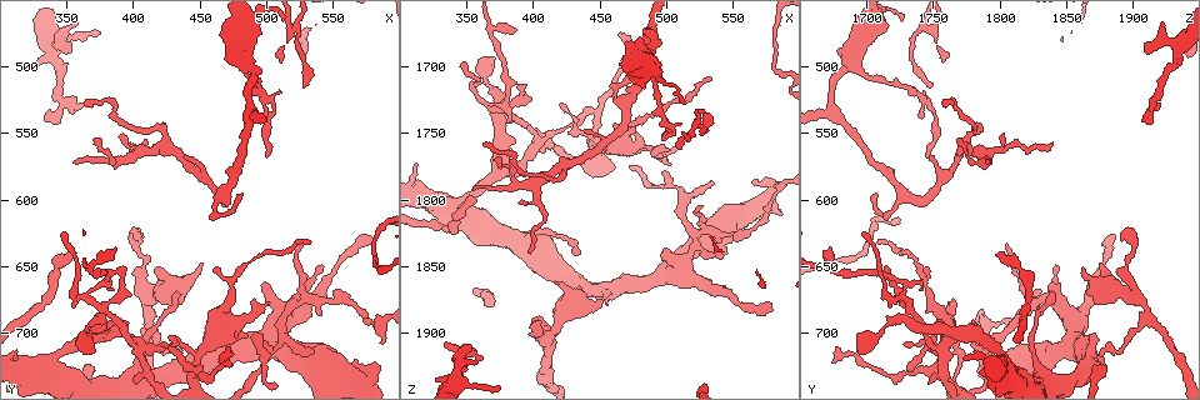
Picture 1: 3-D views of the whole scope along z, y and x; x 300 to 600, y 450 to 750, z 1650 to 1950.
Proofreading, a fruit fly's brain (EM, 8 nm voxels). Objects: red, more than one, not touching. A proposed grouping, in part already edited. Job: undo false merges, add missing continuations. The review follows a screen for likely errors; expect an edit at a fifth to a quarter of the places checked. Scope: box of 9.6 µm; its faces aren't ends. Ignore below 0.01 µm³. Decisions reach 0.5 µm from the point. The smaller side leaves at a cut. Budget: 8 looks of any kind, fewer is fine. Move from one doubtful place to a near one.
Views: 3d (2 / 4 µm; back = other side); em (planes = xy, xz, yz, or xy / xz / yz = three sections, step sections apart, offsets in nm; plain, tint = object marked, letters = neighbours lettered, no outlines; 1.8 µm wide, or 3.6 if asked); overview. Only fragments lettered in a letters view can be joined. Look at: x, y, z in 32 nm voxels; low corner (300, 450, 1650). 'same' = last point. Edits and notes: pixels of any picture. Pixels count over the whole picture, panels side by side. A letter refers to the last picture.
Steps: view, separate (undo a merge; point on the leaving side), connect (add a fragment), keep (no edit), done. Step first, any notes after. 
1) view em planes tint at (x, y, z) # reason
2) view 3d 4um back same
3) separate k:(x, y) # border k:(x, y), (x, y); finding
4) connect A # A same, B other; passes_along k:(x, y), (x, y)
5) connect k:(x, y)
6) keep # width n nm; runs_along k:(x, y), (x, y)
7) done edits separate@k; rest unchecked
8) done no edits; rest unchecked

view em planes letters at (348, 624, 1698) # free end

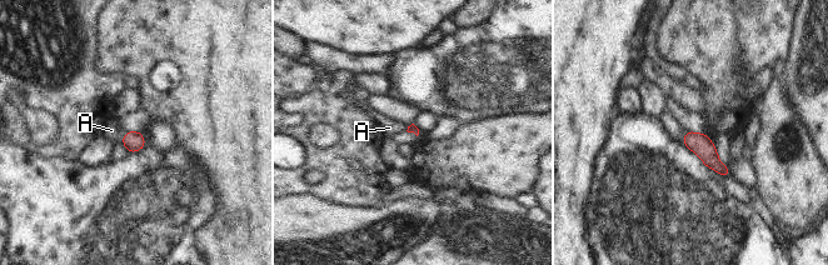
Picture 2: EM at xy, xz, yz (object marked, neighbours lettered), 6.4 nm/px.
connect A # A same; it goes on there

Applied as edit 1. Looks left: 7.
view em xy step 8 tint at (484, 504, 1692) # thick turns thin

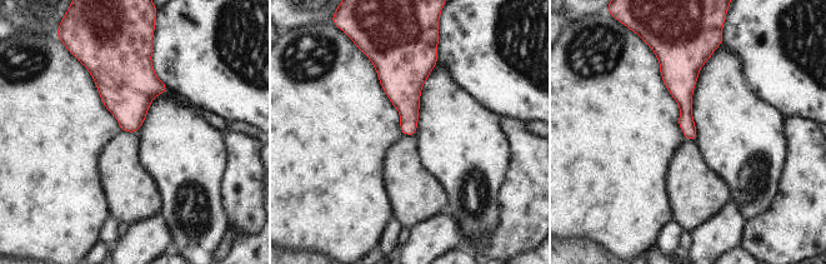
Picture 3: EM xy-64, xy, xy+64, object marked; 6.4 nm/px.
view em planes letters same # cut it another way

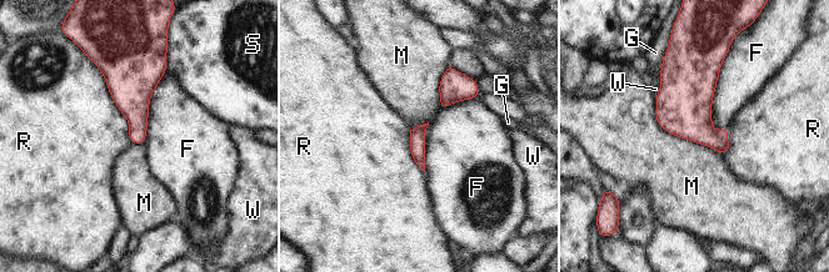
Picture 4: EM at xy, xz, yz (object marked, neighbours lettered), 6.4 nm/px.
keep # F other, G other, M other, R other, S other, W other; border 4:(654, 97), (662, 127), (719, 154); one cell here

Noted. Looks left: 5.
view 3d 4um at (336, 542, 1906) # tapers out

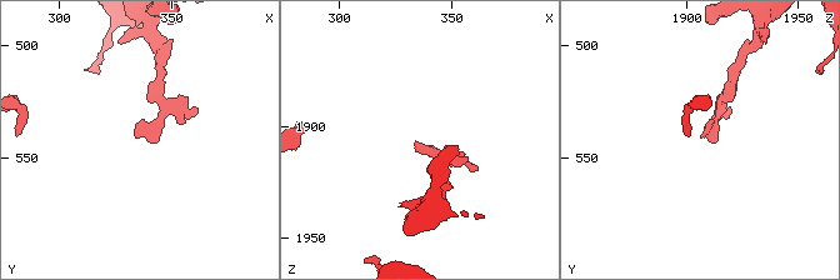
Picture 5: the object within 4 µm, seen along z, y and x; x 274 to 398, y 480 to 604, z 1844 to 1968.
view em planes letters at (334, 541, 1907) # now the EM

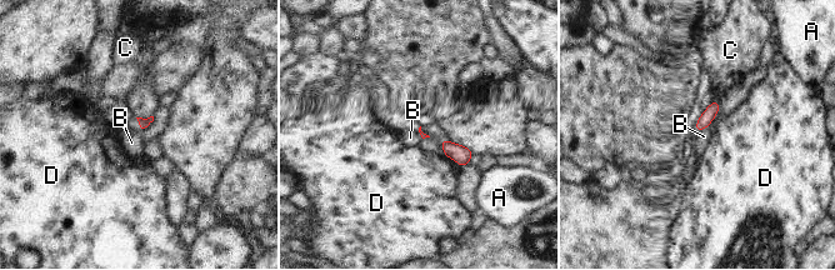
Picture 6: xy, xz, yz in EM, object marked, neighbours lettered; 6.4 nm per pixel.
keep # A other, B other, C other, D other; border 6:(710, 123), (700, 131); none of them fits

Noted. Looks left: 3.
view 3d 2um at (514, 706, 1796) # arms part here

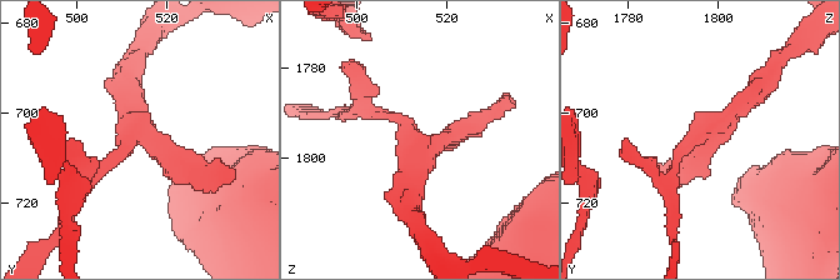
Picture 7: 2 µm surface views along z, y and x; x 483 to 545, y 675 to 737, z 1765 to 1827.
view em planes letters at (514, 705, 1797)

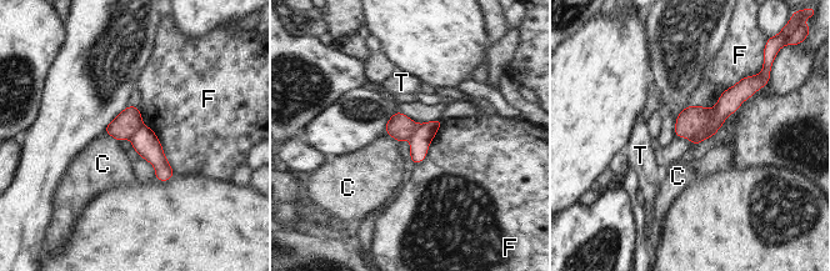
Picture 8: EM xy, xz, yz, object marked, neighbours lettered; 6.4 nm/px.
separate 8:(691, 119) # width 160 nm; C other, F other, T other; border 8:(711, 109), (711, 118), (686, 137); a second cell is stuck on

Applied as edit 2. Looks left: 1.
done edits connect@2, separate@8; rest unchecked

